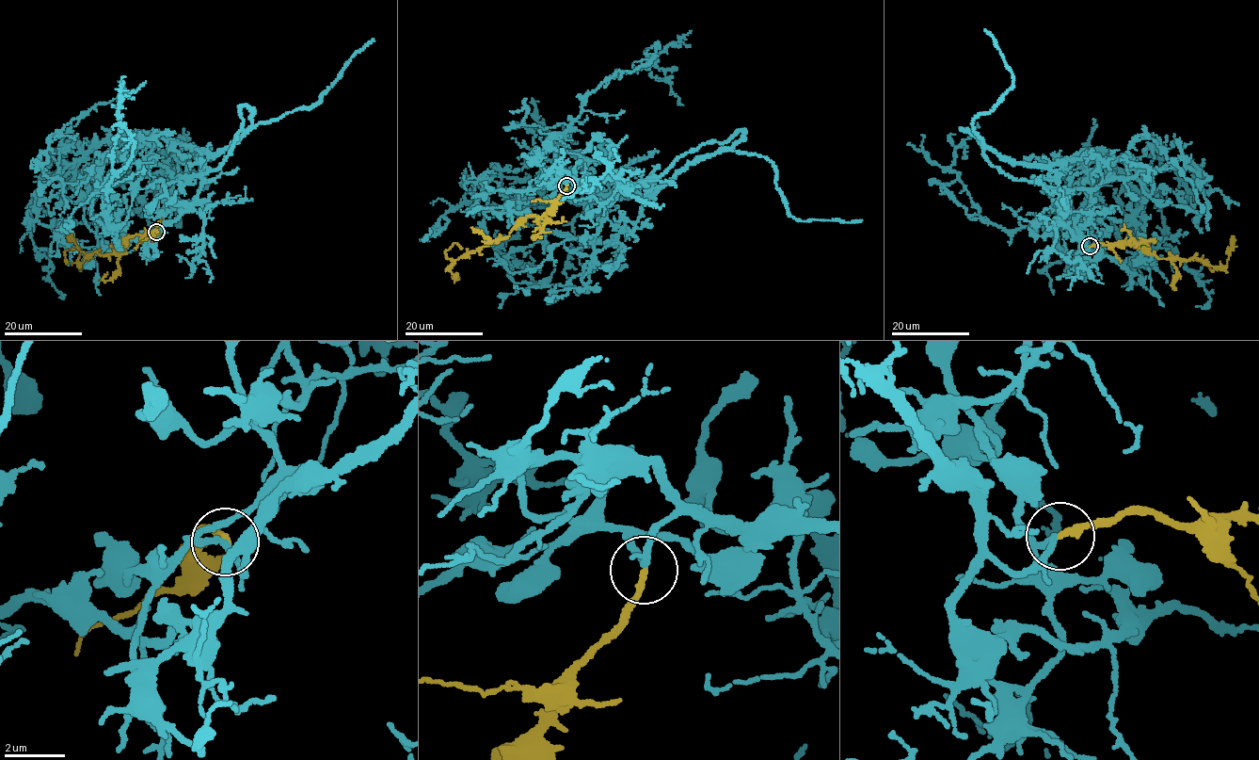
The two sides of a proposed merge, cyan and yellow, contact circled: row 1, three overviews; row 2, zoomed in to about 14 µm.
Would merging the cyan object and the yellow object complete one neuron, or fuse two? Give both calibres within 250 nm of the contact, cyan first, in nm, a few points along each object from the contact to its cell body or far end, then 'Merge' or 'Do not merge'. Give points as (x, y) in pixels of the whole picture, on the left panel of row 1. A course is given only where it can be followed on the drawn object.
Thickness 180 nm (cyan) against 200 nm. Course of cyan: (156, 232), (197, 200), (195, 149), (146, 135), (101, 166), (94, 193), (113, 177), (121, 95), (145, 81). Course of yellow: (156, 232), (129, 236), (125, 252), (87, 254), (78, 265), (80, 250), (69, 234). Merge

